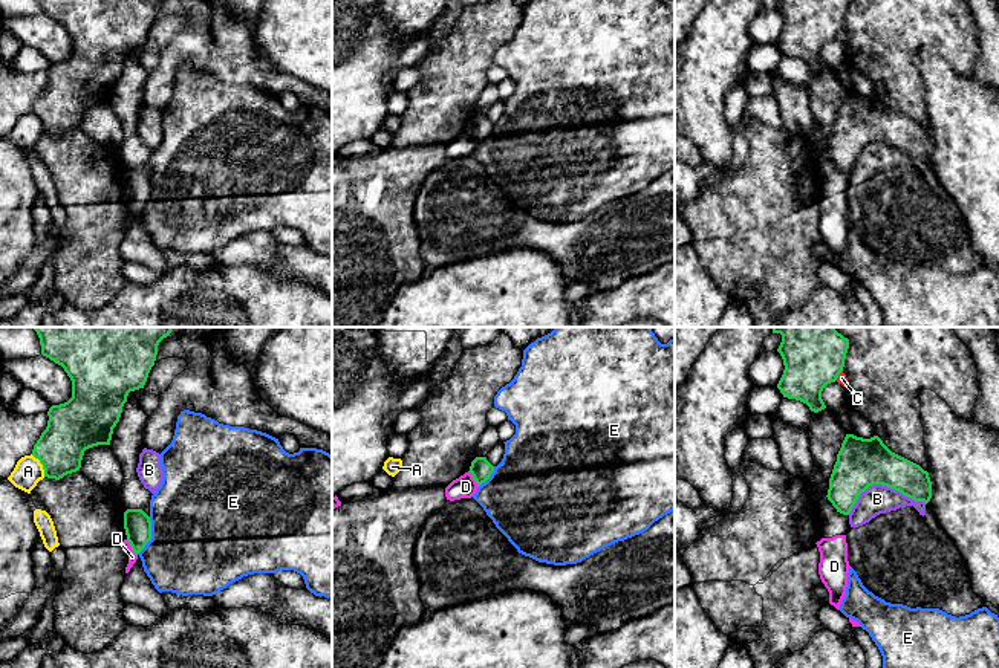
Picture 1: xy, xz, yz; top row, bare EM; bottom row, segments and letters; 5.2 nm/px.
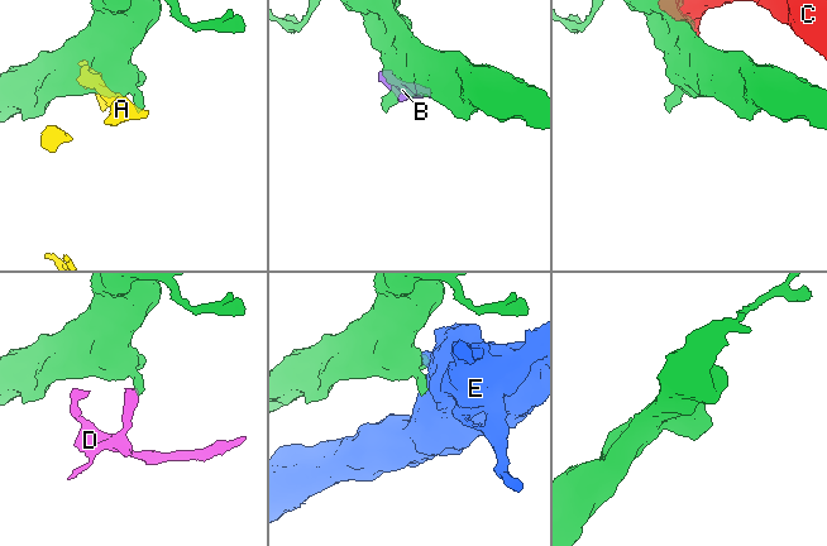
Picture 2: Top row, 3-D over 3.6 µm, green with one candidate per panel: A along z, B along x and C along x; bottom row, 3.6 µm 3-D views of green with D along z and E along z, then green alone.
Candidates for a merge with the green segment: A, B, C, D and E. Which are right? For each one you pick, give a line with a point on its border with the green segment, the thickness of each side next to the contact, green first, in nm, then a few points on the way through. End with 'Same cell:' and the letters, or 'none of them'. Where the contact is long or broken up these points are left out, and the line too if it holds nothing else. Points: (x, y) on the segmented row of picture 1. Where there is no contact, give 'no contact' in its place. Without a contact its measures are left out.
Same cell: none of them

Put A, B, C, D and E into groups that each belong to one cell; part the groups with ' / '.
A / B / C / D / E

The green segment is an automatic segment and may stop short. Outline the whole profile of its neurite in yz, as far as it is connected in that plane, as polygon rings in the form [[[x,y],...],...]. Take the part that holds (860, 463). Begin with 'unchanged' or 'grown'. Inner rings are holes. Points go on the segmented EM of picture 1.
unchanged | [[[846,434],[829,478],[828,500],[837,512],[849,515],[860,494],[872,485],[892,488],[915,501],[932,498],[929,472],[919,465],[892,452],[878,436]]]

